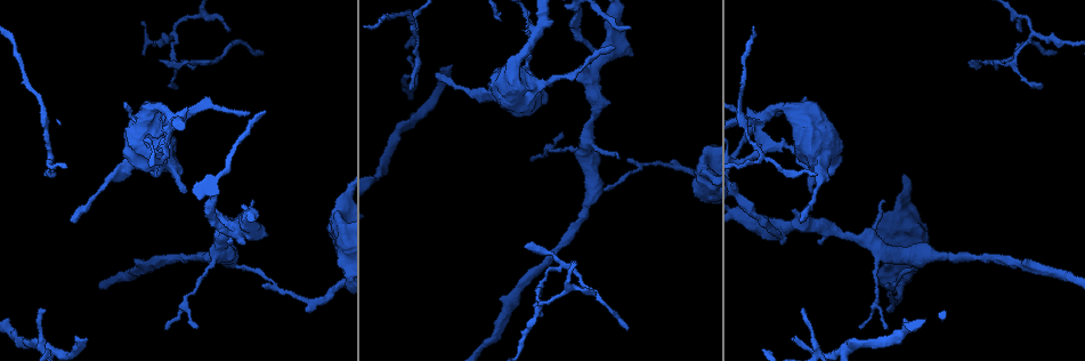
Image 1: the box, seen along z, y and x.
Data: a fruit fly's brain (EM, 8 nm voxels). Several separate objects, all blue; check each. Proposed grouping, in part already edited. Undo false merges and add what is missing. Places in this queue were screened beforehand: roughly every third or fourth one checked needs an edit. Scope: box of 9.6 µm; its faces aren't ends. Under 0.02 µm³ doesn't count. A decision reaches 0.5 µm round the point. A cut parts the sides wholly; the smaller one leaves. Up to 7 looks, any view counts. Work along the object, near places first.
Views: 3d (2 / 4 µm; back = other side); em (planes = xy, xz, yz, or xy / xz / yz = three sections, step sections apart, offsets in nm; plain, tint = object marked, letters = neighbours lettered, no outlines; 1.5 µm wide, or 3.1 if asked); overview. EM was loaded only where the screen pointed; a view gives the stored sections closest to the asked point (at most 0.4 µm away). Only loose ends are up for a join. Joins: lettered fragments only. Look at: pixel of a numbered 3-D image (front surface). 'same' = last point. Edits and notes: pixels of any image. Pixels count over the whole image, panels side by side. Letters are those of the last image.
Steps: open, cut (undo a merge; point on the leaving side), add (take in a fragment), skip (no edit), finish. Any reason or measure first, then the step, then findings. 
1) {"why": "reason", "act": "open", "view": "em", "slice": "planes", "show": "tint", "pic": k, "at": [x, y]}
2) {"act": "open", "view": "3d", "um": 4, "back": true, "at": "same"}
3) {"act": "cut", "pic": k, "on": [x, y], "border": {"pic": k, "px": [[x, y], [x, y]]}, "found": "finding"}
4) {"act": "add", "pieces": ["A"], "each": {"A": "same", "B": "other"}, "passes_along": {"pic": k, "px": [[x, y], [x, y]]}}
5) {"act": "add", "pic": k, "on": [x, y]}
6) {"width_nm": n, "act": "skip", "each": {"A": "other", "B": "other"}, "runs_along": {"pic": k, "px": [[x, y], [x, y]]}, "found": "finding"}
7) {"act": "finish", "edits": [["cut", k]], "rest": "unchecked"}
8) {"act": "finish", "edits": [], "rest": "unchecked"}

{"why": "thin end", "act": "open", "view": "em", "slice": "xz", "step": 4, "show": "tint", "pic": 1, "at": [562, 133]}

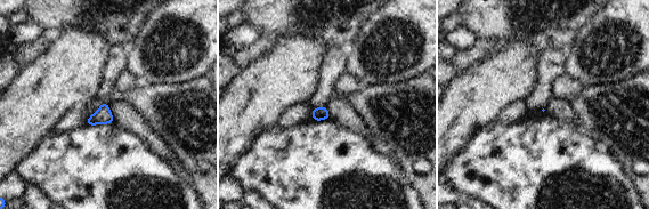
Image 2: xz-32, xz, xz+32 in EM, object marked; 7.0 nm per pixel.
{"act": "open", "view": "em", "slice": "xz", "step": 4, "show": "letters", "at": "same"}

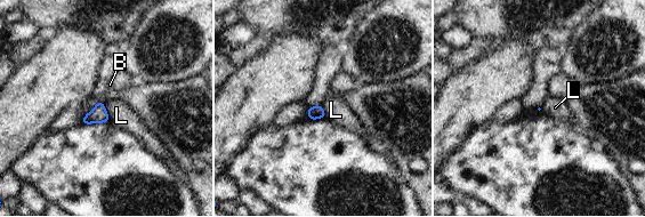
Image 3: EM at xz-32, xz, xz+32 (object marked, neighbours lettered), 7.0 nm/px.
{"act": "skip", "each": {"B": "other", "L": "other"}, "border": {"pic": 3, "px": [[103, 103], [110, 119]]}, "found": "none of them fits"}

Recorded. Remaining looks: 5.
{"why": "long arm stops here", "act": "open", "view": "em", "slice": "xy", "step": 4, "show": "letters", "pic": 1, "at": [613, 47]}

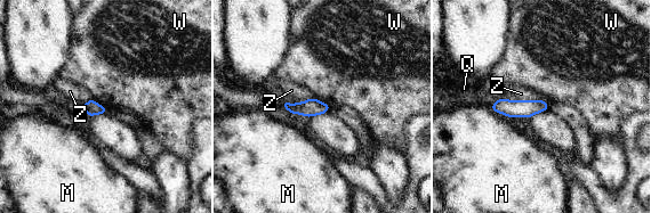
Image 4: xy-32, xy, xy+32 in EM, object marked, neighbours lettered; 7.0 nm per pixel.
{"act": "open", "view": "em", "slice": "planes", "show": "letters", "at": "same"}

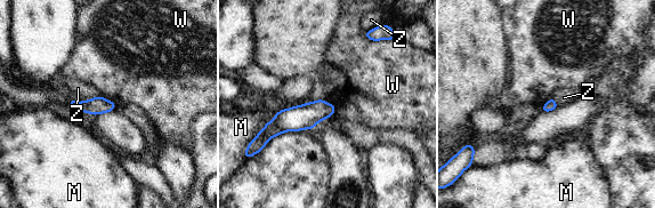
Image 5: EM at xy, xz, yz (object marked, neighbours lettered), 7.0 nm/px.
{"act": "skip", "each": {"M": "other", "W": "other", "Z": "other"}, "border": {"pic": 5, "px": [[100, 95], [116, 105]]}, "found": "none of them fits"}

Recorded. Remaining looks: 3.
{"why": "thin end", "act": "open", "view": "em", "slice": "xy", "step": 8, "show": "tint", "pic": 1, "at": [262, 54]}

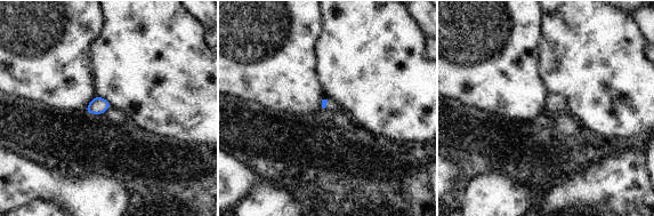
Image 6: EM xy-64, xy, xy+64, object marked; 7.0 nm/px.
{"why": "cut it another way", "act": "open", "view": "em", "slice": "planes", "show": "letters", "at": "same"}

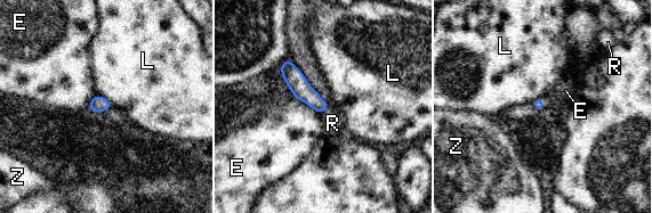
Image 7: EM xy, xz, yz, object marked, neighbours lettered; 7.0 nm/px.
{"act": "add", "pieces": ["R"], "each": {"E": "other", "L": "other", "R": "same", "Z": "other"}, "passes_along": {"pic": 7, "px": [[302, 90], [324, 107], [332, 123]]}, "found": "it goes on there"}

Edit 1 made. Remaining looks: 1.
{"act": "finish", "edits": [["add", 7]], "rest": "unchecked"}

